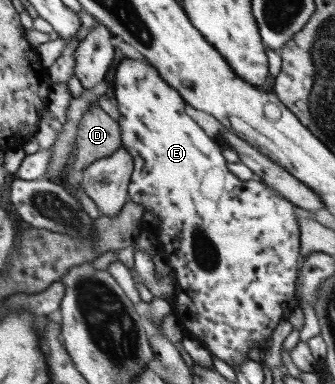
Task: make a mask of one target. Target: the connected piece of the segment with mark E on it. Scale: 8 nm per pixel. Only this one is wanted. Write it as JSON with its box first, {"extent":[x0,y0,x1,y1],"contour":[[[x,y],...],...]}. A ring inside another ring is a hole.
{"extent":[112,58,300,367],"contour":[[[128,58],[118,61],[116,64],[115,72],[112,74],[113,97],[115,102],[117,102],[117,109],[120,115],[118,126],[120,127],[121,145],[133,158],[133,172],[126,189],[127,200],[133,203],[140,203],[144,207],[144,213],[150,213],[158,219],[158,224],[153,231],[156,237],[156,254],[167,261],[176,281],[175,294],[171,299],[172,313],[176,317],[176,321],[181,325],[184,337],[191,337],[194,340],[201,341],[209,353],[231,367],[244,363],[245,360],[249,360],[247,351],[253,343],[257,343],[263,352],[267,349],[271,341],[271,333],[277,327],[277,323],[287,320],[291,310],[298,305],[298,298],[294,293],[294,283],[296,282],[299,268],[298,260],[300,259],[300,253],[298,252],[300,231],[294,213],[296,206],[263,182],[254,180],[241,181],[233,173],[229,173],[221,154],[222,148],[218,147],[211,138],[207,137],[203,130],[195,124],[195,121],[183,112],[184,101],[179,97],[179,93],[169,87],[170,85],[165,83],[165,80],[157,74],[157,71],[150,64],[145,63],[145,61]]]}

